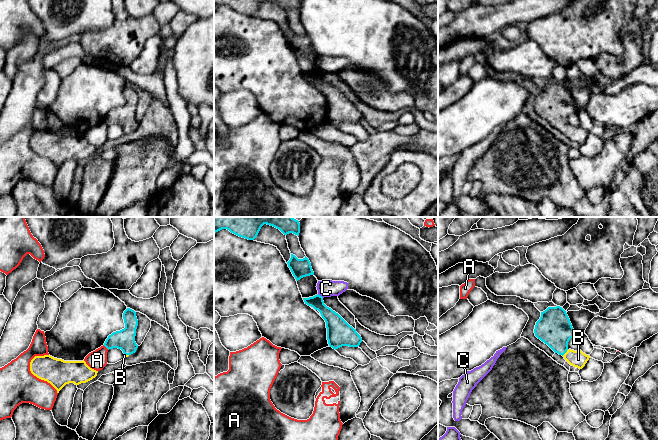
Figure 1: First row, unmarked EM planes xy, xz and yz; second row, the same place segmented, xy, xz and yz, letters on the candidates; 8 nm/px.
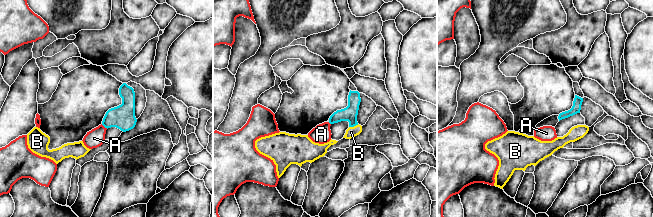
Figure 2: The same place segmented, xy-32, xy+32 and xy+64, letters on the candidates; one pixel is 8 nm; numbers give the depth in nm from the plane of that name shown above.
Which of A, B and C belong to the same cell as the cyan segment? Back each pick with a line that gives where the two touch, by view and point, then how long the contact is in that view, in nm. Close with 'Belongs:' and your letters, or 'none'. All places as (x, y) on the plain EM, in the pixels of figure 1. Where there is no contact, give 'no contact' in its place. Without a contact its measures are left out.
B: yz (565, 128) | 70 nm
Belongs: B

